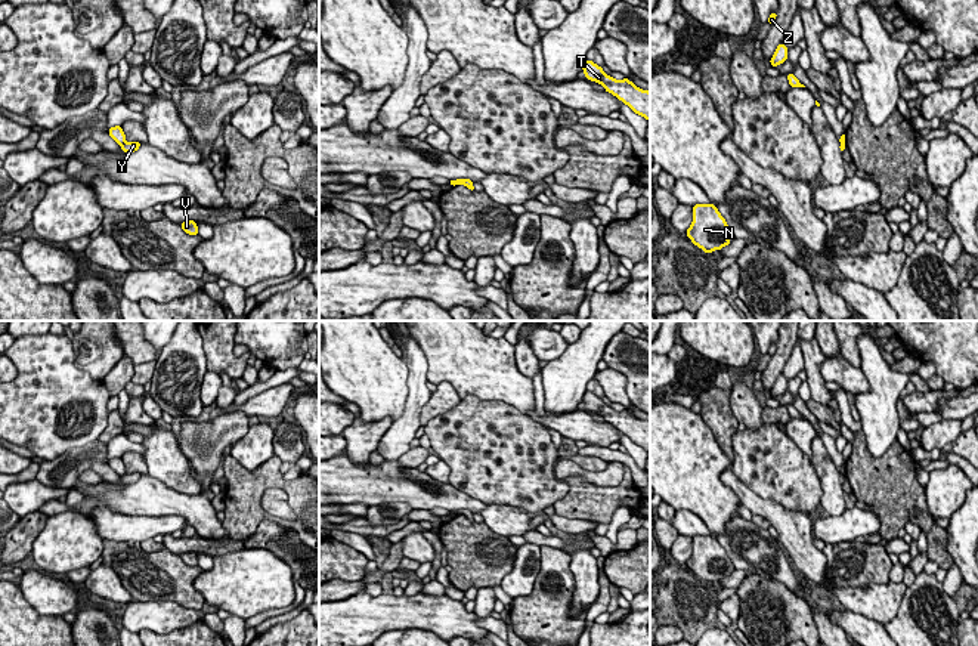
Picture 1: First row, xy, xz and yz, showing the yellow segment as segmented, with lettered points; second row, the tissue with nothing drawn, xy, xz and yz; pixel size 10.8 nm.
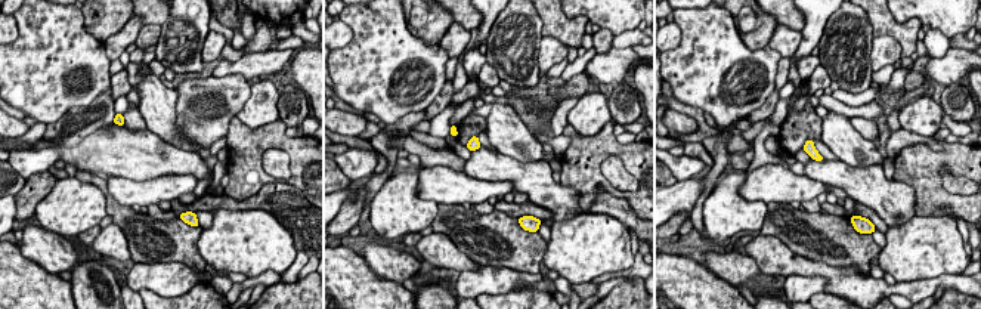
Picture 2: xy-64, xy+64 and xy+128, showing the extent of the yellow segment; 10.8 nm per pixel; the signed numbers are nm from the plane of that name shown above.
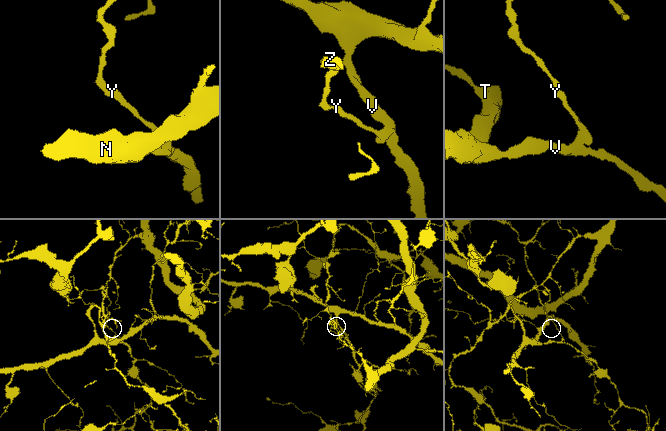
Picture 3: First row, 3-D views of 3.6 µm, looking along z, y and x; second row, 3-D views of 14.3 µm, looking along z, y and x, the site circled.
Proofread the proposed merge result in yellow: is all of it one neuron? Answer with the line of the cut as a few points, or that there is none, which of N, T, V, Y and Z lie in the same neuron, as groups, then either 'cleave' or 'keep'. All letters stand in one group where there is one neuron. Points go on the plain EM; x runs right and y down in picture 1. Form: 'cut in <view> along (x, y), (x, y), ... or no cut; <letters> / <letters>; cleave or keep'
cut in xy along (126, 473), (123, 476); N T V Y / Z; cleave

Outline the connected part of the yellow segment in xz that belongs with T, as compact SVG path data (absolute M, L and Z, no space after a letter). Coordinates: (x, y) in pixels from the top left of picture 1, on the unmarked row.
M585 392L584 398L585 409L601 415L606 423L616 427L625 436L628 436L635 445L650 452L650 423L638 420L629 409L615 411L607 407L601 398L592 392Z

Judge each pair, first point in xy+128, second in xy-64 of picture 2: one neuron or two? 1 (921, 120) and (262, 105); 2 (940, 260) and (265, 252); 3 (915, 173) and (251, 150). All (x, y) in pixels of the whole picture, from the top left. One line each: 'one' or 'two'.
1: one
2: one
3: one

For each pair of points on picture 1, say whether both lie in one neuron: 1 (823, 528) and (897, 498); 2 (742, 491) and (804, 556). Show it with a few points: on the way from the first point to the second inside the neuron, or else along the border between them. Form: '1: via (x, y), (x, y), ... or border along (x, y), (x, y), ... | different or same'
1: border along (872, 512), (879, 521), (879, 529) | different
2: via (760, 506), (768, 509), (797, 538) | same

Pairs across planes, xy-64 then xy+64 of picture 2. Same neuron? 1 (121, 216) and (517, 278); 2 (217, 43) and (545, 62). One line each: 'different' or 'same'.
1: different
2: same

